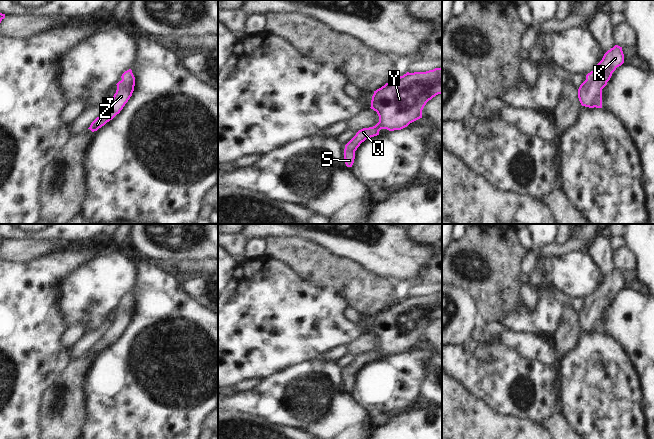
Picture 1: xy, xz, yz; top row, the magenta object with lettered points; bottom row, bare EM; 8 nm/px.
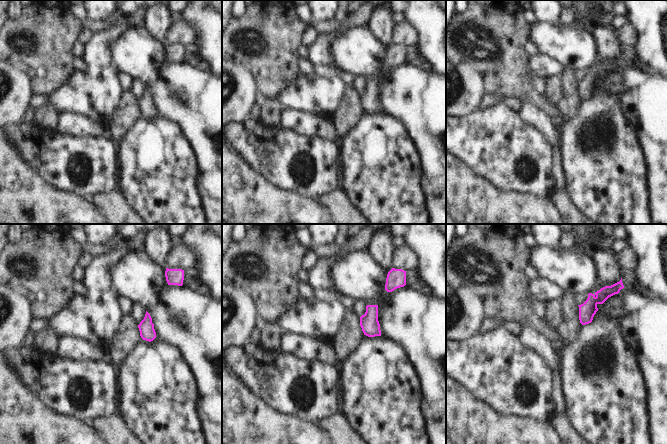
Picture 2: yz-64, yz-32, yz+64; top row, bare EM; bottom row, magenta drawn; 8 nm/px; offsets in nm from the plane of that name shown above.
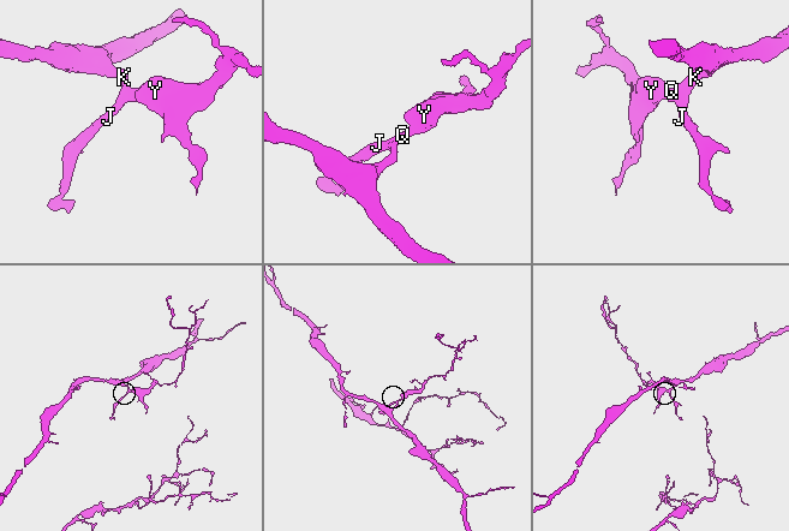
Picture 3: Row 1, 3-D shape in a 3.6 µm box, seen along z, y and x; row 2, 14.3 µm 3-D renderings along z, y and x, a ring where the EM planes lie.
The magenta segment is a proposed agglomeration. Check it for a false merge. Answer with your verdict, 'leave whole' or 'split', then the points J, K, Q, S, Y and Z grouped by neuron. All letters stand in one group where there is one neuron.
leave whole; J K Q S Y Z

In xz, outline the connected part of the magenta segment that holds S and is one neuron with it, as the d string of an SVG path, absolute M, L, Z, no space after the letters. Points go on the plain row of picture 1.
M442 292L407 296L374 315L370 332L377 336L379 346L373 351L359 354L345 369L346 390L352 391L355 375L362 366L379 359L381 353L401 354L422 342L426 327L438 318L442 318Z

